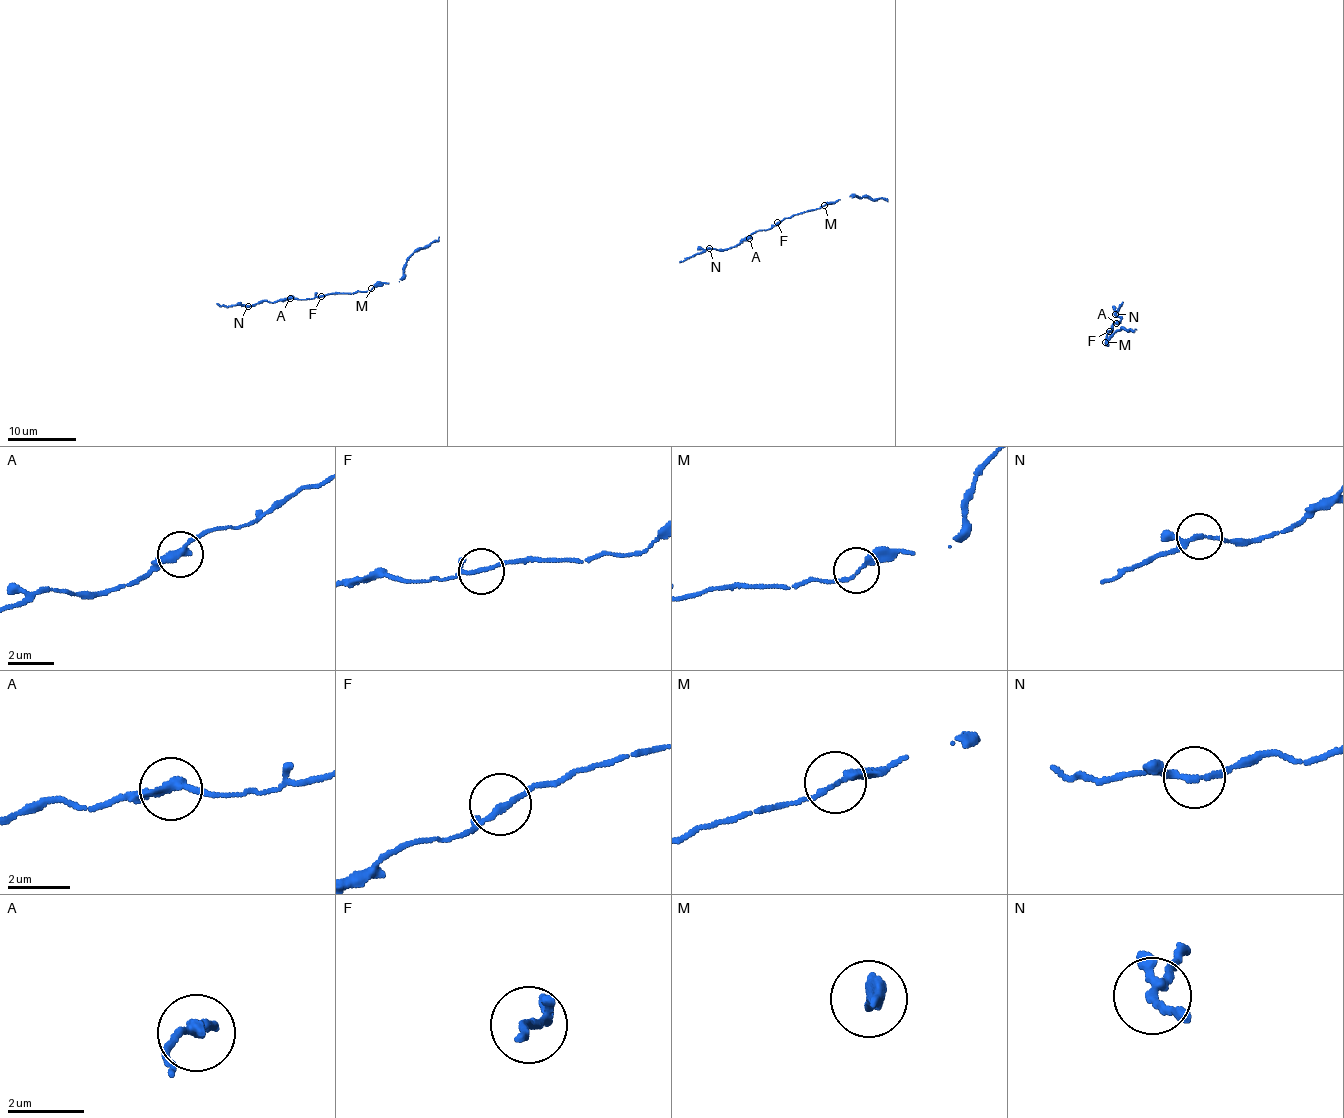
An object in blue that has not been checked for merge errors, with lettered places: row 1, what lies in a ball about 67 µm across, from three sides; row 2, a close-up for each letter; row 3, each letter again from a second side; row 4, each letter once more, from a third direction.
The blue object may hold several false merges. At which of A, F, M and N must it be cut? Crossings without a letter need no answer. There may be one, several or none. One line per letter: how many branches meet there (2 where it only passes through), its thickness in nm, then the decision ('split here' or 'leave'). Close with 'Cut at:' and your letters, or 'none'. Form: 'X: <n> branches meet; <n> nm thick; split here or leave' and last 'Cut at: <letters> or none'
A: 2 branches meet; 240 nm thick; leave
F: 3 branches meet; 130 nm thick; leave
M: 2 branches meet; 190 nm thick; leave
N: 3 branches meet; 150 nm thick; split here
Cut at: N

